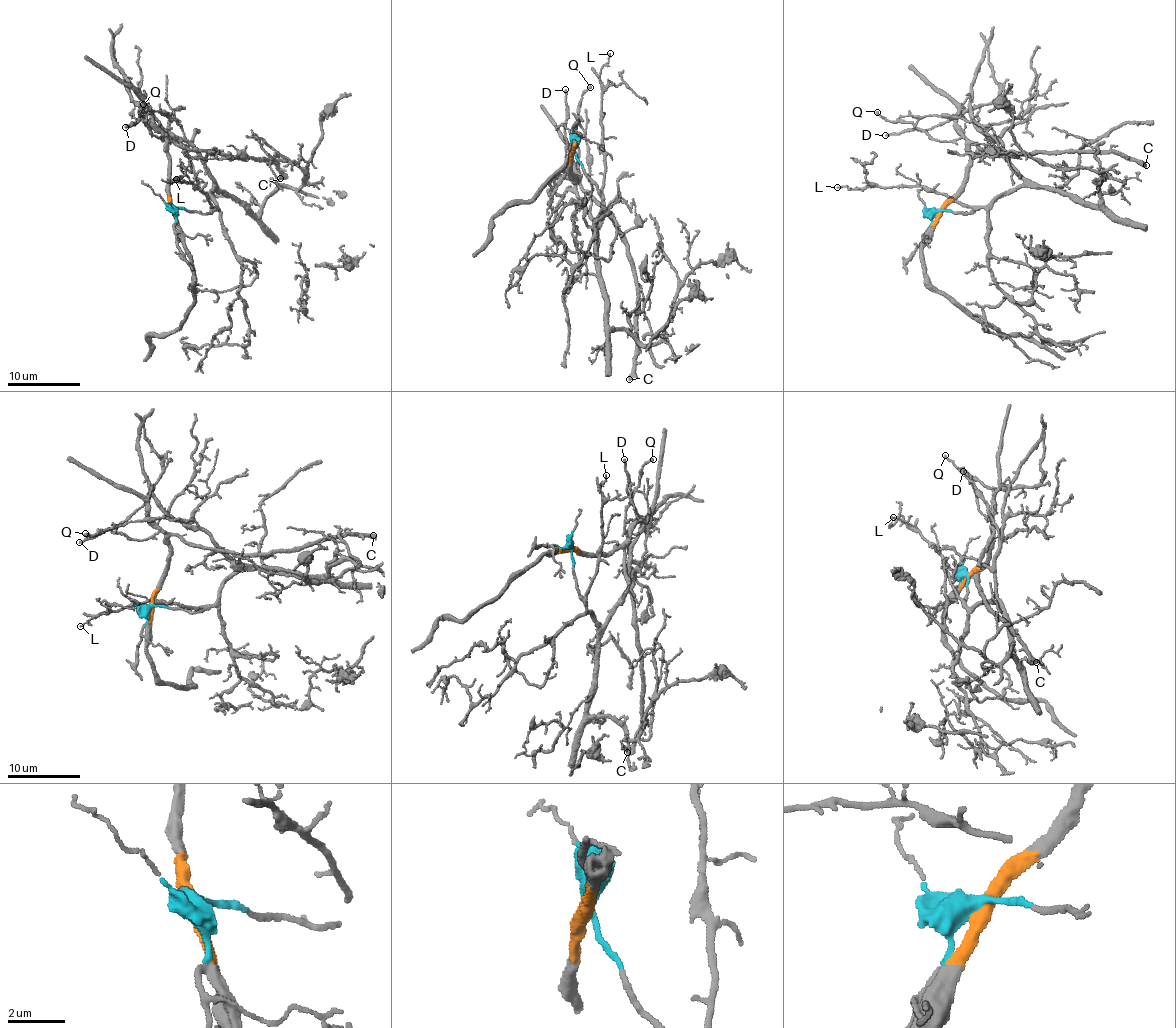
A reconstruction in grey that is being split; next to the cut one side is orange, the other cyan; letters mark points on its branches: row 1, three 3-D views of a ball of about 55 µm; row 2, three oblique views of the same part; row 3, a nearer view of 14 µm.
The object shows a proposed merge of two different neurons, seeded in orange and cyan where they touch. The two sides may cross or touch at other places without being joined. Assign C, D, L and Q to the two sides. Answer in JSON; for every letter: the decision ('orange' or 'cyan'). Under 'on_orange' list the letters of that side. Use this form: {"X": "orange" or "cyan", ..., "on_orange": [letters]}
{"C": "orange", "D": "orange", "L": "cyan", "Q": "orange", "on_orange": ["C", "D", "Q"]}

